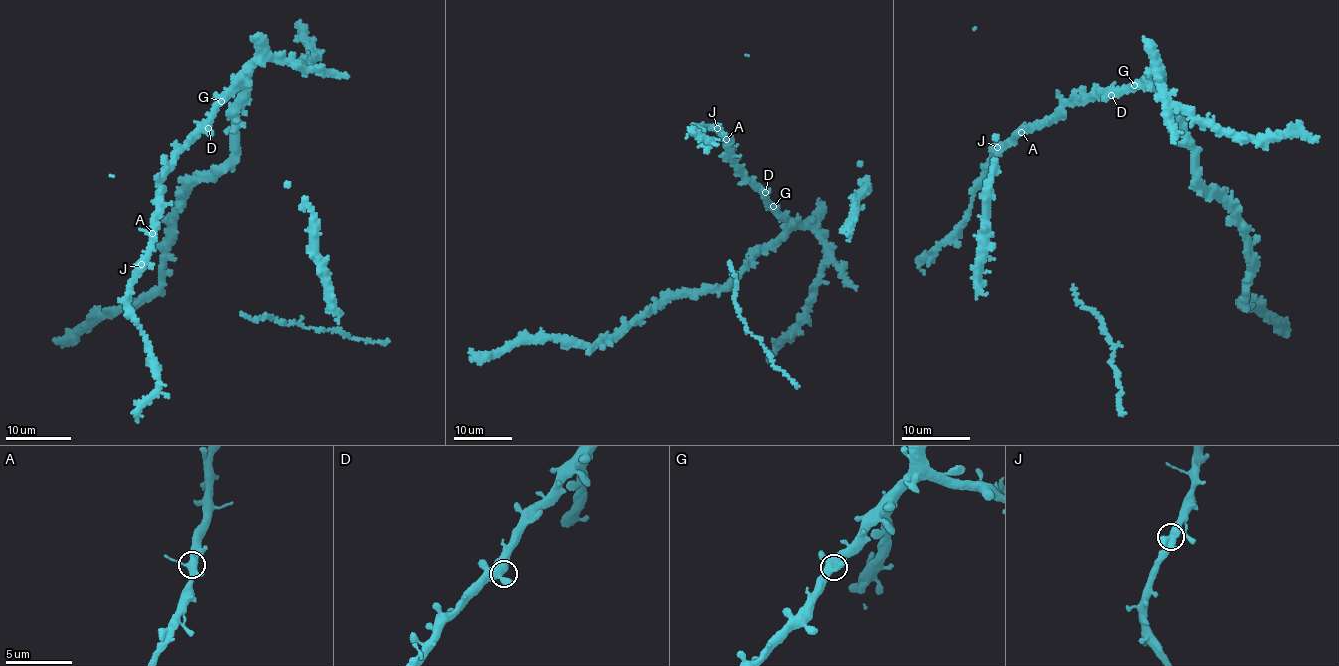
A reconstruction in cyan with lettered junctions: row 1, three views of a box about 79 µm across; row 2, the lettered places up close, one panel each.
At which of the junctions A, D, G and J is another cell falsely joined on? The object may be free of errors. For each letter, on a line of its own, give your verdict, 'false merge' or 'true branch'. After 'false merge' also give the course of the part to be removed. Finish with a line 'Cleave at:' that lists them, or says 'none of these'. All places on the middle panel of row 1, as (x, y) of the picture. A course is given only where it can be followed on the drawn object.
A: true branch
D: true branch
G: true branch
J: true branch
Cleave at: none of these

